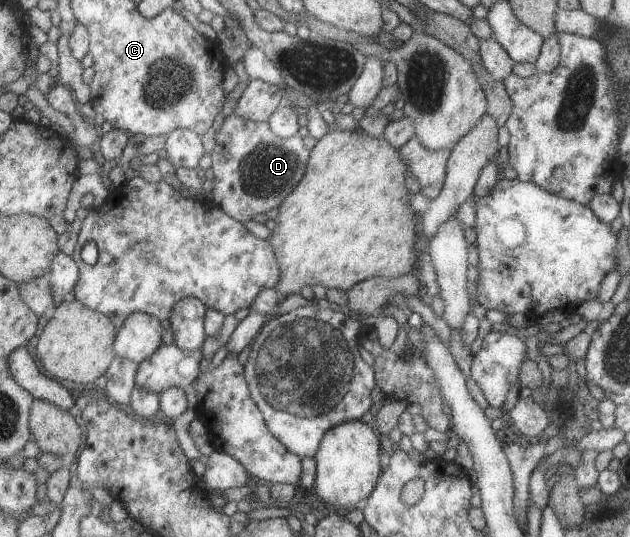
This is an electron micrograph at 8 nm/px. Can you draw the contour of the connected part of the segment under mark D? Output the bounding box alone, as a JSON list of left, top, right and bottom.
[211,113,309,224]

